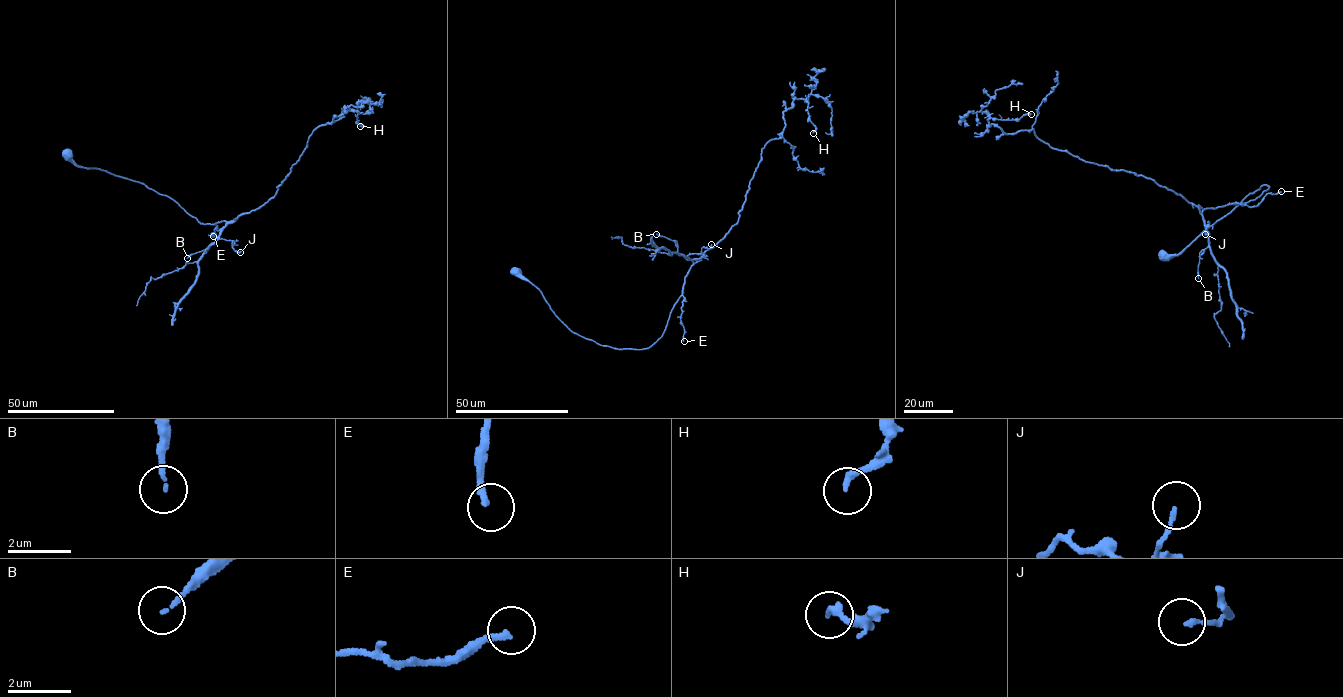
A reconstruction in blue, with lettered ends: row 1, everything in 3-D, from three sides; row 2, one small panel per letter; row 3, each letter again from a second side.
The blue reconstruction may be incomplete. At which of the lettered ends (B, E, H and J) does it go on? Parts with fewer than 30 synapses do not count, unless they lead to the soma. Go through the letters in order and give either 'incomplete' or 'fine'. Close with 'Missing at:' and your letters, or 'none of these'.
B: fine
E: fine
H: fine
J: fine
Missing at: none of these

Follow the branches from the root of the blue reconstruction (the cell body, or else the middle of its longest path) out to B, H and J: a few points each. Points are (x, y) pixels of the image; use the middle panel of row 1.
B: (515, 271), (571, 331), (614, 348), (647, 348), (663, 333), (693, 263), (656, 234)
H: (515, 271), (571, 331), (648, 347), (689, 269), (738, 221), (794, 100), (808, 103), (813, 133)
J: (515, 271), (539, 290), (571, 331), (602, 345), (640, 350), (663, 333), (693, 264), (687, 256), (711, 244)

